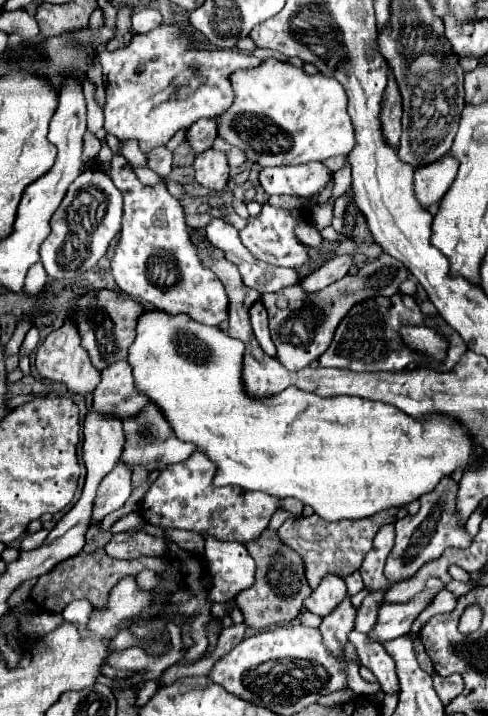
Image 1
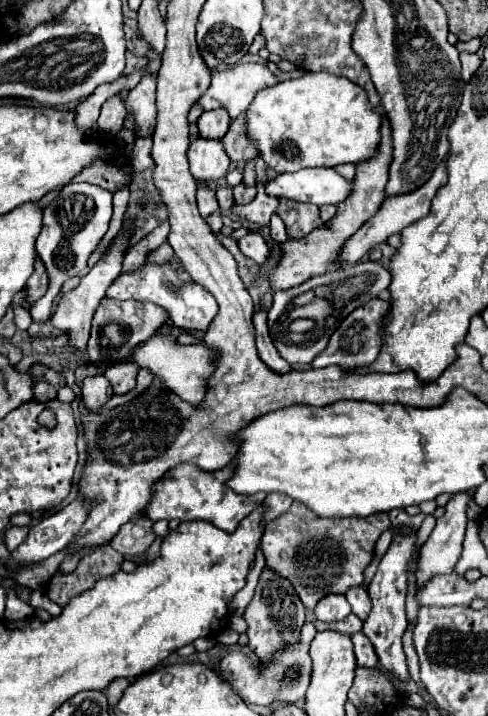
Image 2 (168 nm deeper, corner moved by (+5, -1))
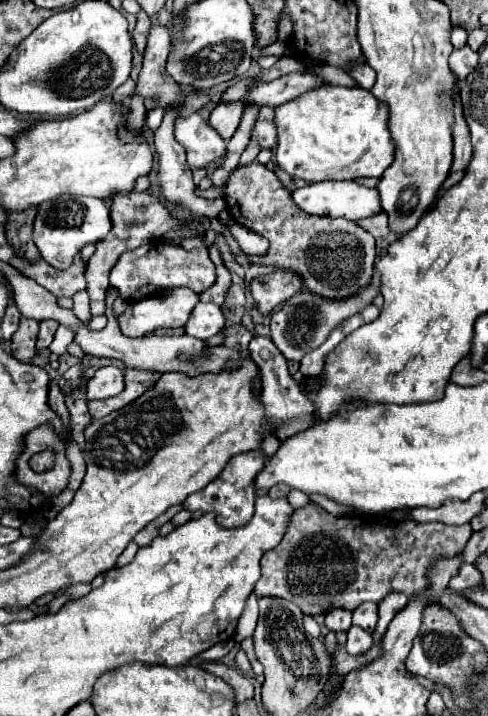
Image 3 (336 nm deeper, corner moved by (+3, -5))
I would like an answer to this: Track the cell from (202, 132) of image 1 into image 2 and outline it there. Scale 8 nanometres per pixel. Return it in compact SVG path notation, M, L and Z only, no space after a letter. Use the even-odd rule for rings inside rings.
M224 109L204 111L198 119L198 133L204 139L220 139L220 135L226 135L228 125L230 125L230 117Z

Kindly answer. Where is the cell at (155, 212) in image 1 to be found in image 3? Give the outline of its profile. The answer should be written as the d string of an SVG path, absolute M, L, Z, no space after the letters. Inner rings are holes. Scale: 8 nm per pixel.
M198 303L198 307L194 307L194 311L190 313L190 319L186 323L186 333L206 341L216 333L220 333L224 327L226 327L226 317L218 305Z

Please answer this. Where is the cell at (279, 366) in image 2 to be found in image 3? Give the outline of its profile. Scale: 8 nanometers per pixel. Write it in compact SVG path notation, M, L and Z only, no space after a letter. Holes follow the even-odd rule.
M256 335L252 339L248 351L250 351L250 357L254 359L254 363L258 365L258 369L262 371L262 385L264 385L262 403L264 403L264 415L276 427L274 429L274 435L280 441L286 441L288 437L310 429L314 425L314 421L316 421L316 417L314 417L314 405L312 405L310 399L306 399L306 395L302 393L302 387L288 373L286 359L278 351L278 347L272 343L272 339Z

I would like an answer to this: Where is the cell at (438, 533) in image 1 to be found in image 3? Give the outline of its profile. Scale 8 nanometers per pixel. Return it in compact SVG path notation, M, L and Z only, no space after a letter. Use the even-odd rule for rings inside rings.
M400 593L388 595L388 597L378 605L378 607L380 607L380 611L378 611L380 619L378 619L378 627L376 627L376 631L374 631L374 643L380 643L380 641L382 641L382 635L386 633L386 627L390 625L390 621L392 621L394 615L396 615L398 611L402 611L406 605L408 605L408 599L406 599L404 595L400 595Z

